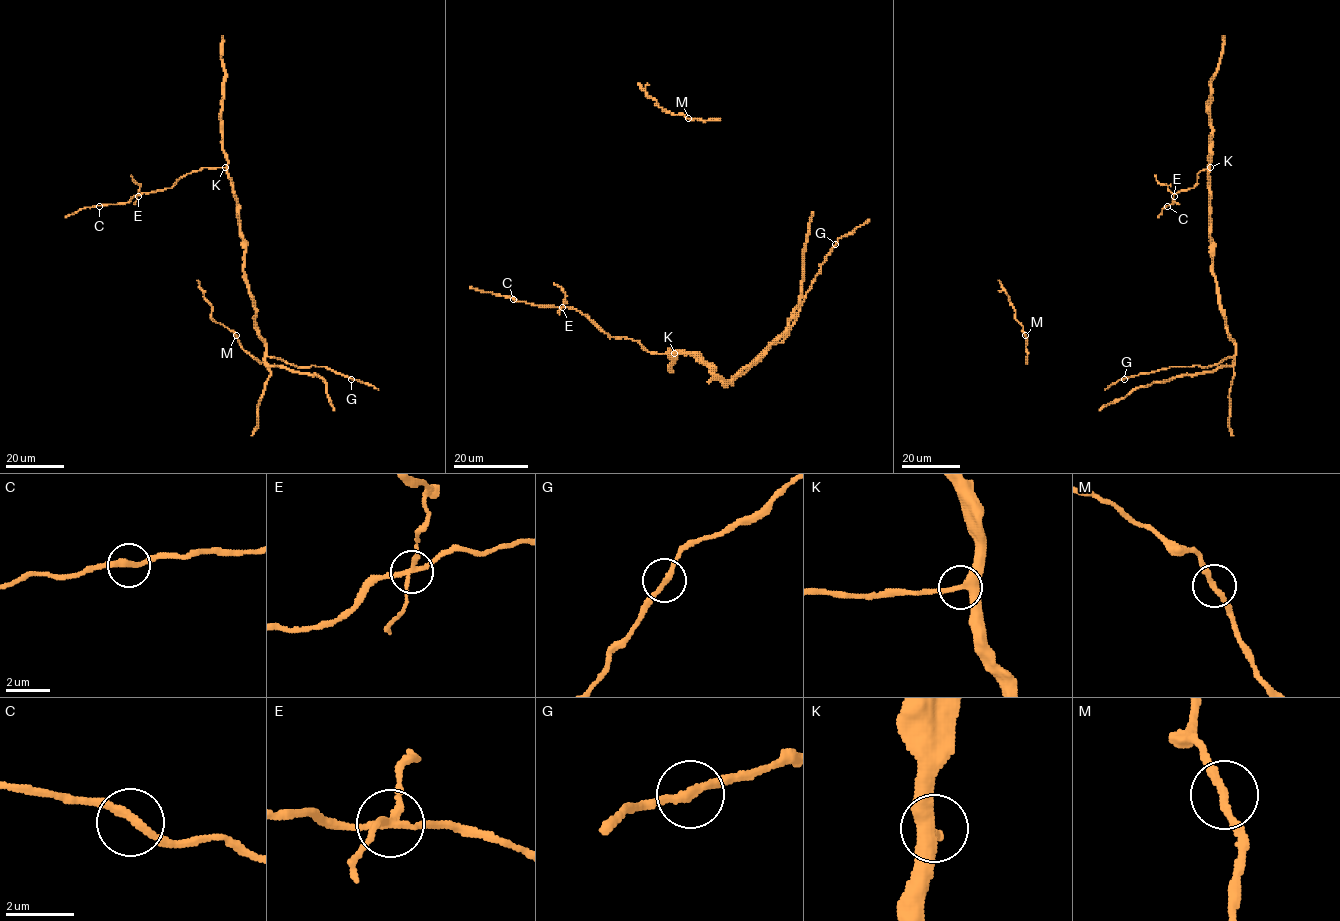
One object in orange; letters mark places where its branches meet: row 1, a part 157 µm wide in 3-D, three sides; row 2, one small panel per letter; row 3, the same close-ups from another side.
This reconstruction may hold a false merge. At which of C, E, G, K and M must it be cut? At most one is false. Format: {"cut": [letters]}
{"cut": ["E"]}

